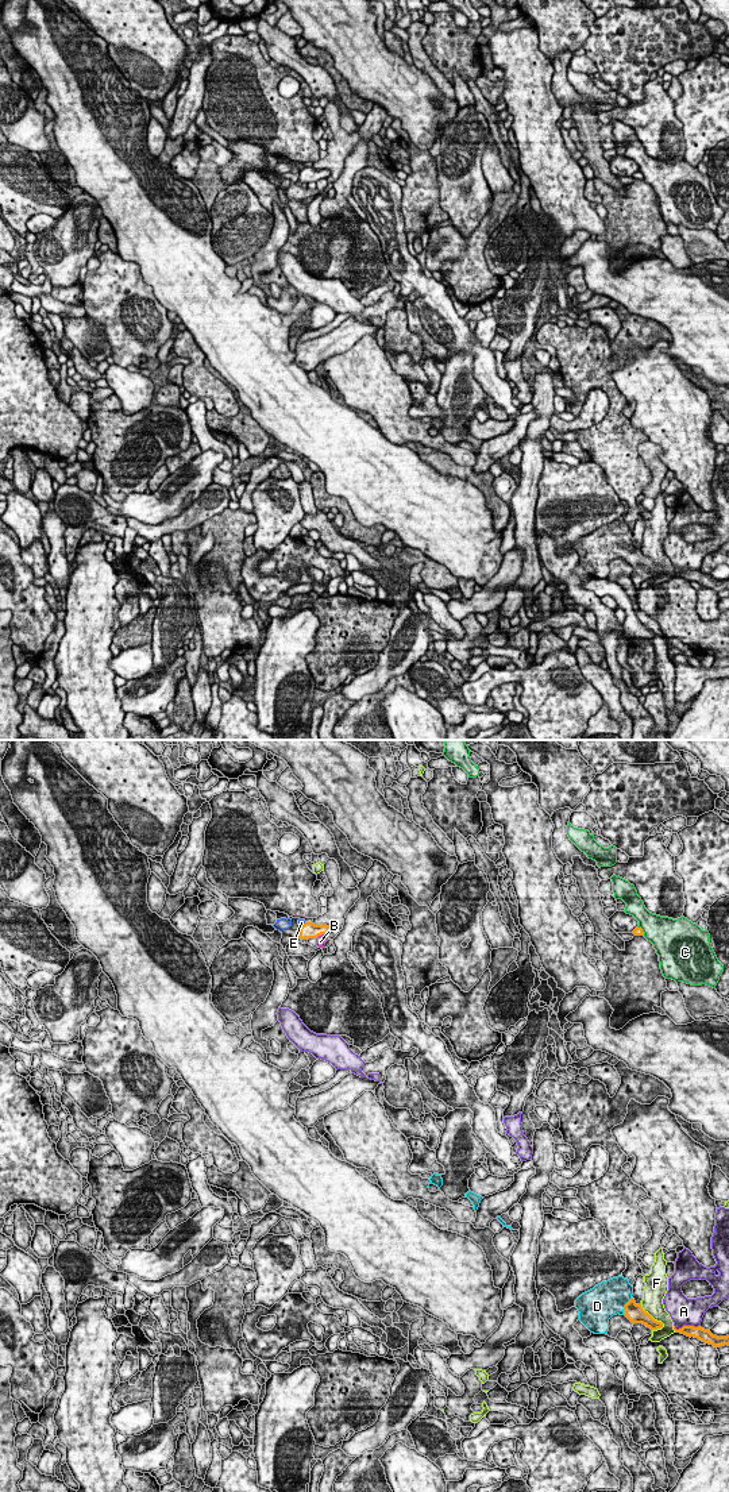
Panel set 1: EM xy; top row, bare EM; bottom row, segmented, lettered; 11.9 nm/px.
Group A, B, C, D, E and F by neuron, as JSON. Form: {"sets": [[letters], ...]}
{"sets": [["A"], ["B"], ["C"], ["D"], ["E"], ["F"]]}

